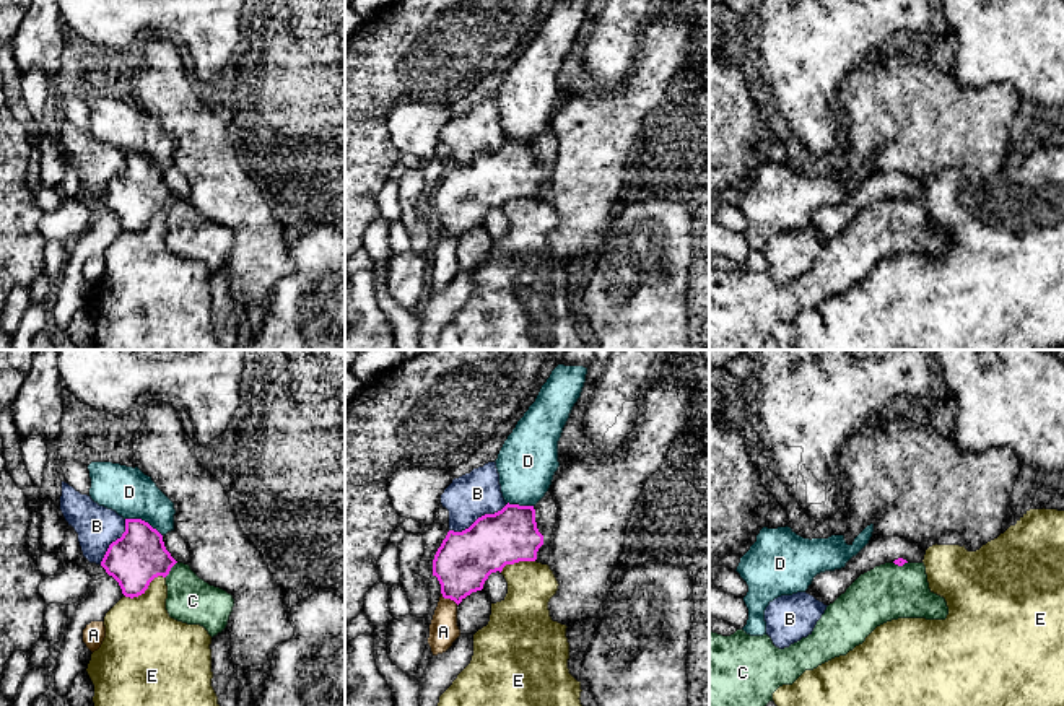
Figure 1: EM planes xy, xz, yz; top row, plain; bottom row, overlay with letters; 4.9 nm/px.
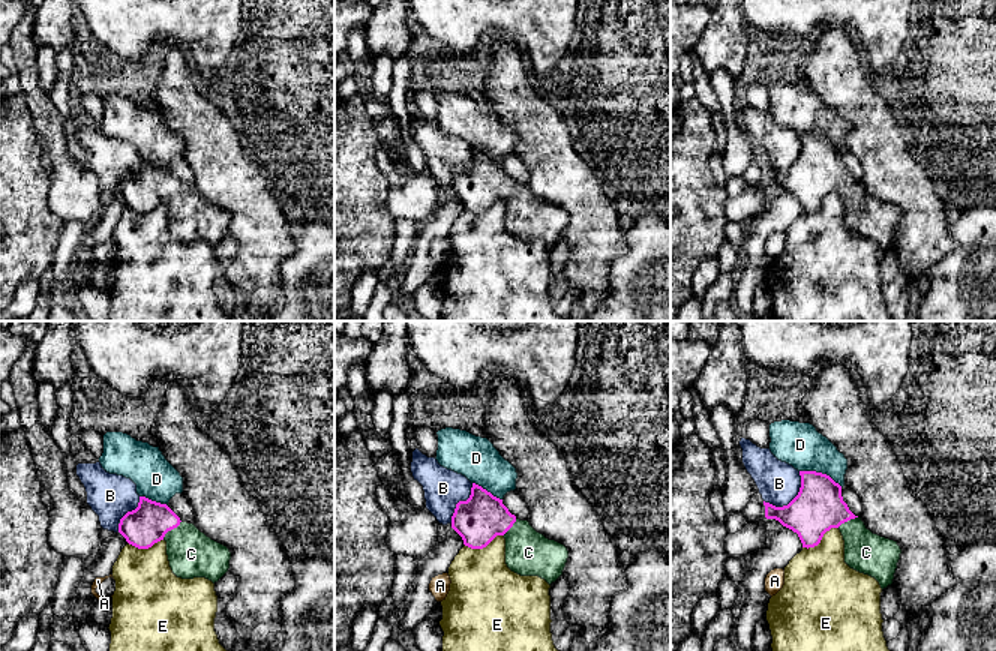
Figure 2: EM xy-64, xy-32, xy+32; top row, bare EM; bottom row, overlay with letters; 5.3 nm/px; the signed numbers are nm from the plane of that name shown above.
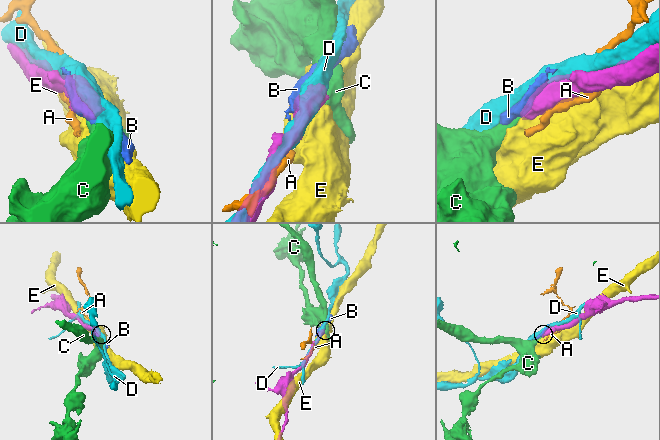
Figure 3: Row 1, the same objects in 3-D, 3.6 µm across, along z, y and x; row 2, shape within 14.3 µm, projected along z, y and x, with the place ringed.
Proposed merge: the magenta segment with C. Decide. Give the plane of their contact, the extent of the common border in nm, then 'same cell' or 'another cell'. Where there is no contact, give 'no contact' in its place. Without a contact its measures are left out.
contact in xy; length 100 nm; same cell

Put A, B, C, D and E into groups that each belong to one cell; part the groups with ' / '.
A / B / C / D / E

